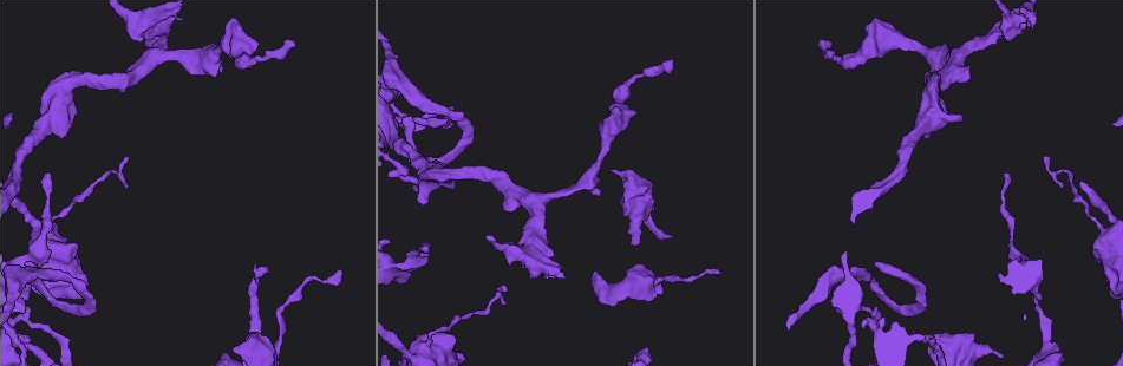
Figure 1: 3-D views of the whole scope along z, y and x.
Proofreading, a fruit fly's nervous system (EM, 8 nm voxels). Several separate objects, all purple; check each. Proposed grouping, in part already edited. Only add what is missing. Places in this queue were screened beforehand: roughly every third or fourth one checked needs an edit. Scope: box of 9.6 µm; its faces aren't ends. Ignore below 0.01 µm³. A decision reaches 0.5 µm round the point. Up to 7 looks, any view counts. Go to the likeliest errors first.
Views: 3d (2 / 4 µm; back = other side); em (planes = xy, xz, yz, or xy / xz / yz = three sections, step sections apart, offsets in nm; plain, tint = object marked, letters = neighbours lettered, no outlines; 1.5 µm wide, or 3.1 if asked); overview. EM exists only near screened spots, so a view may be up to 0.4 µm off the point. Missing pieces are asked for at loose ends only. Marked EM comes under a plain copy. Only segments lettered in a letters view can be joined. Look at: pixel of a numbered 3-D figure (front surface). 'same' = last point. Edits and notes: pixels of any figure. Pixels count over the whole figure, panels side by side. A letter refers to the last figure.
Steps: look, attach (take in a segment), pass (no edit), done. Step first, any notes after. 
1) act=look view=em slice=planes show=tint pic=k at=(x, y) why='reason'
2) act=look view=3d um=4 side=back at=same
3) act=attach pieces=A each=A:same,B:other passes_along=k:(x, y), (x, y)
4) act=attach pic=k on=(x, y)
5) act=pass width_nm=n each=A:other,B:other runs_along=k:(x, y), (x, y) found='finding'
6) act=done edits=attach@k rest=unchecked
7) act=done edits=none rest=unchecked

act=look view=em slice=yz step=4 show=tint pic=1 at=(24, 297) why='stops while still wide'

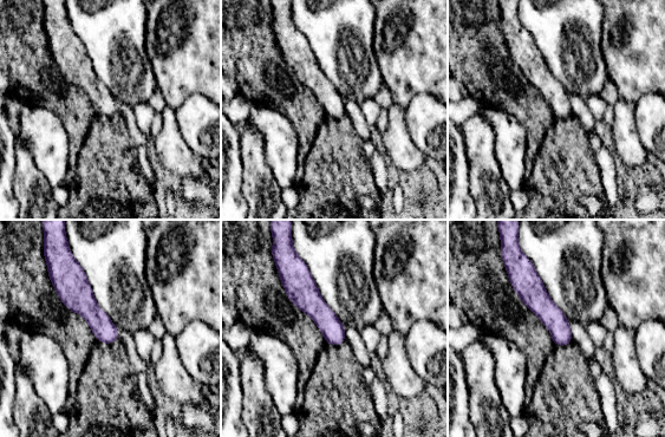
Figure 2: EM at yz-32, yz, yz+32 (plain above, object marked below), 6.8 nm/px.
act=look view=em slice=yz step=4 show=letters at=same why='see the neighbours'

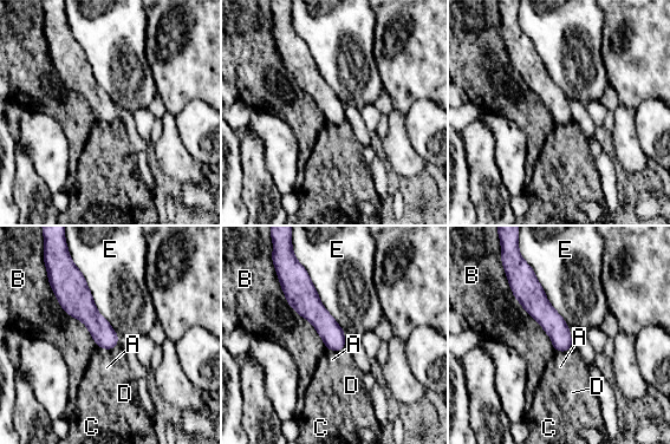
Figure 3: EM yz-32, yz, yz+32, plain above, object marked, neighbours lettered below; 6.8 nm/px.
act=pass longest_contact=B:600nm each=A:other,B:other,C:other,D:other,E:other runs_along=3:(525, 279), (565, 347) found='none of them fits'

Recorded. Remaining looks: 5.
act=look view=em slice=planes show=letters pic=1 at=(252, 335) why='branch stops here'

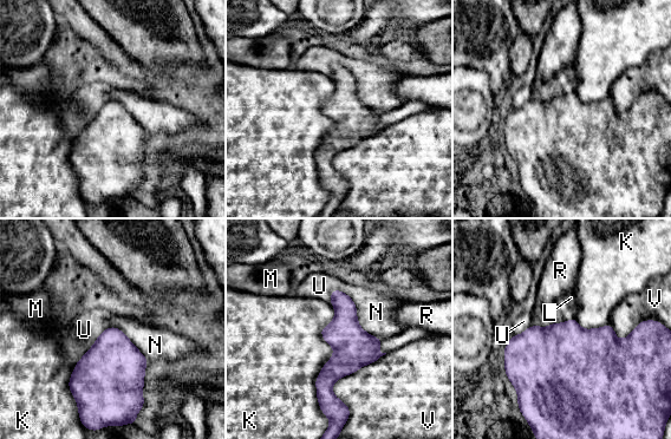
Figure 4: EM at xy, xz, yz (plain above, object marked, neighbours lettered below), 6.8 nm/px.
act=pass each=K:other,L:other,M:other,N:other,R:other,U:other,V:other border=4:(330, 301), (321, 412) found='none of them fits'

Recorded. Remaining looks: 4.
act=look view=em slice=planes show=letters pic=1 at=(128, 156) why='thin end'

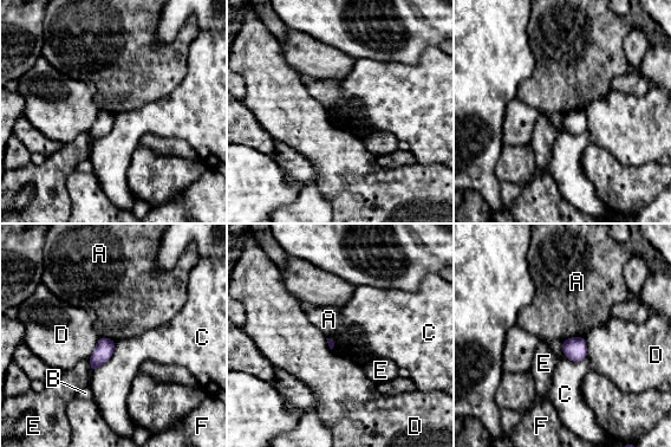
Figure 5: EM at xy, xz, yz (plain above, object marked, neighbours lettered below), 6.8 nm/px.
act=pass each=A:other,B:other,C:other,D:other,E:other,F:other found='no lettered segment goes on from it'

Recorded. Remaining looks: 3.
act=done edits=none rest=unchecked

